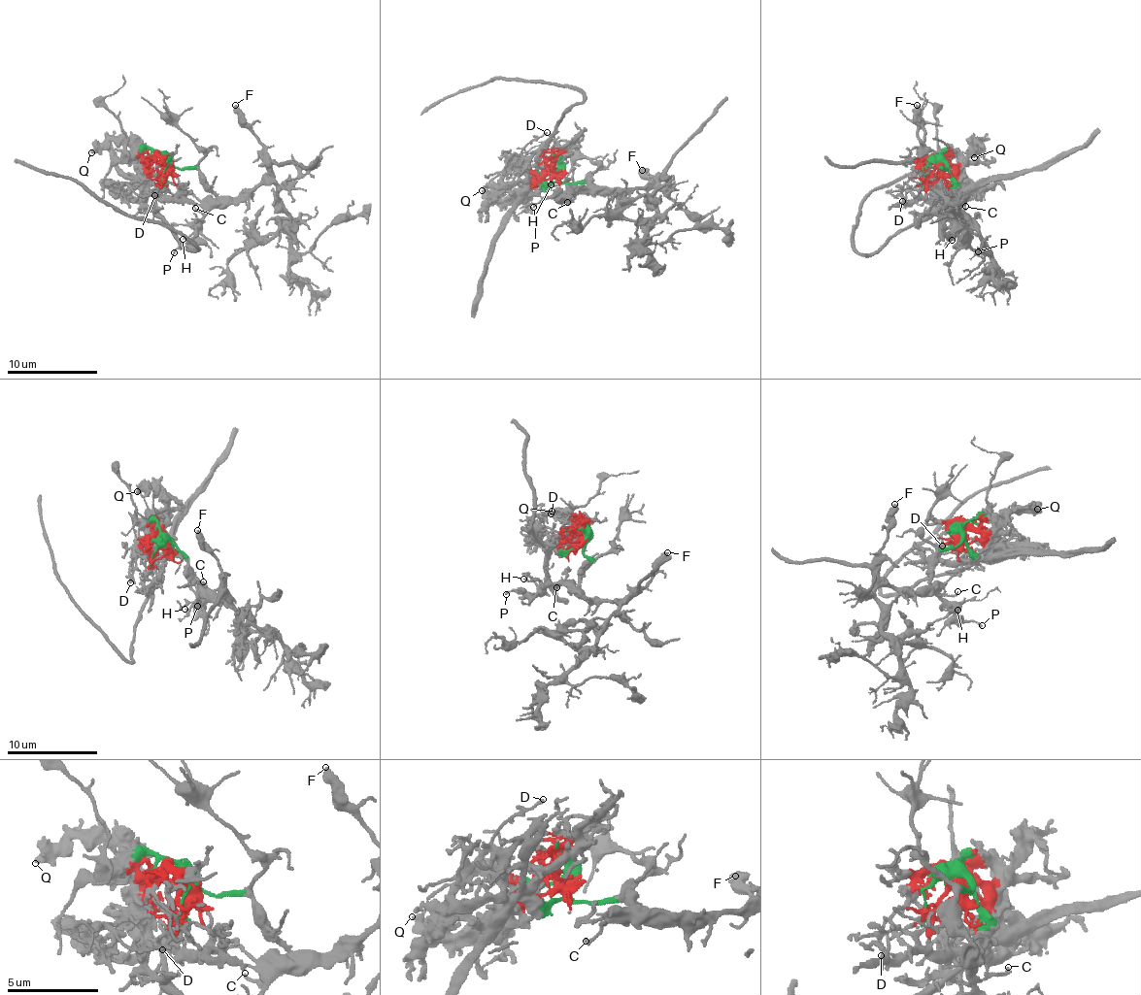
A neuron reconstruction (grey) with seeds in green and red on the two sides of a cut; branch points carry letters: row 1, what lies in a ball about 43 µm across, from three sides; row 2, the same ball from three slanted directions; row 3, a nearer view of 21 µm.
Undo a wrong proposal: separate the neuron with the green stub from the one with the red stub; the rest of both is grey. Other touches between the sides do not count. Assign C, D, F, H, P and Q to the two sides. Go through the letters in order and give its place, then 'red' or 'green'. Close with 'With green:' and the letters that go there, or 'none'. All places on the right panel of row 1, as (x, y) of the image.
C: at (965, 206); green
D: at (902, 201); red
F: at (917, 105); green
H: at (952, 240); green
P: at (978, 251); green
Q: at (974, 157); red
With green: C, F, H, P

